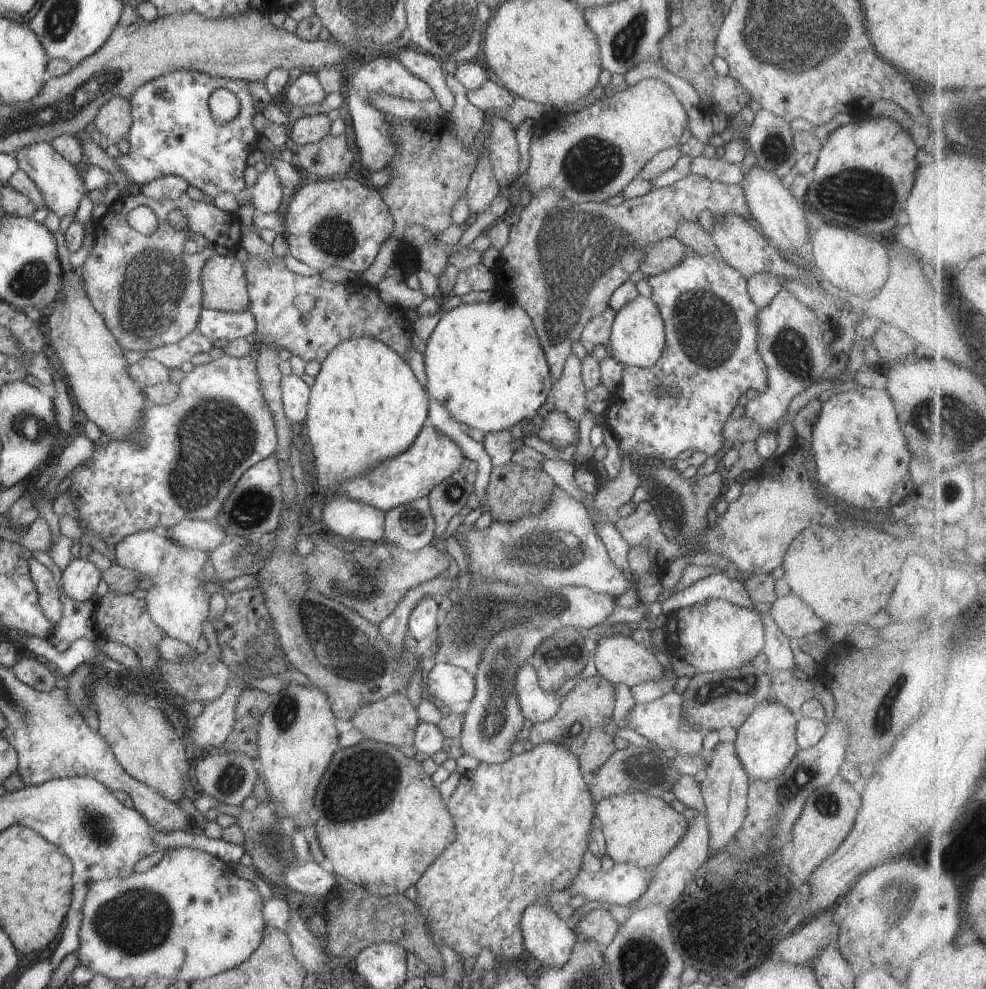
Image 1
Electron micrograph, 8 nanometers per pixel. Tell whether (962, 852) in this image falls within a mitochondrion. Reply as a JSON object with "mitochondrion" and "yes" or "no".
{"mitochondrion":"no"}

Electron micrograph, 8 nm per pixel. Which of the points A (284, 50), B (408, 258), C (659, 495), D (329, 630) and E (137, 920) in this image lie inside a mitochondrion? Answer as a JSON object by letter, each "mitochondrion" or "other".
{"A":"other","B":"mitochondrion","C":"other","D":"mitochondrion","E":"mitochondrion"}

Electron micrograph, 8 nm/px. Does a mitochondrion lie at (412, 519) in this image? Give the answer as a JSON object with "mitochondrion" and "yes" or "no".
{"mitochondrion":"yes"}

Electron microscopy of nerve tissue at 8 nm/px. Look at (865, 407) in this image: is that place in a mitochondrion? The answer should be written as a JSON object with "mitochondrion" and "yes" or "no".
{"mitochondrion":"no"}

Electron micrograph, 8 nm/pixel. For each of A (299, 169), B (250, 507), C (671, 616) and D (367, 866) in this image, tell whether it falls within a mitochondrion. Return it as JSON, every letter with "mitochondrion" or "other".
{"A":"other","B":"mitochondrion","C":"other","D":"other"}

